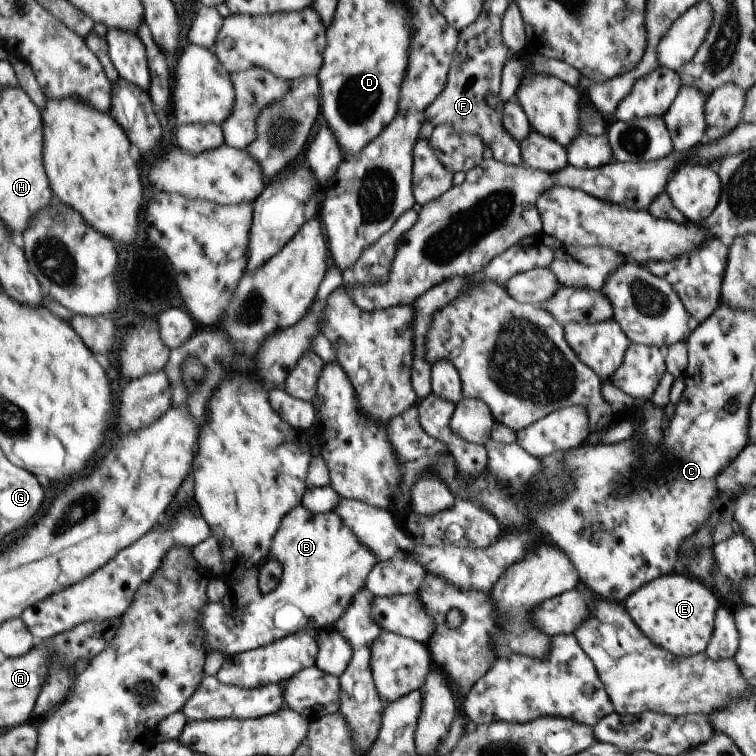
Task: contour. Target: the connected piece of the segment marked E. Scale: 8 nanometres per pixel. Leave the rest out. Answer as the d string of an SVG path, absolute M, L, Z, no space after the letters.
M676 570L640 586L622 604L641 634L673 656L687 658L703 653L713 632L719 600L713 589L689 574Z

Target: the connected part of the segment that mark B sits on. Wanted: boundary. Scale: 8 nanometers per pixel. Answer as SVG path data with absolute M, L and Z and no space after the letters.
M297 505L289 510L280 520L279 526L271 540L269 558L278 560L283 567L277 588L269 594L260 594L257 588L257 570L251 571L251 576L243 580L234 589L217 602L207 602L199 610L199 628L203 630L203 650L206 654L219 652L221 656L232 656L260 646L265 646L274 640L291 635L300 630L329 628L337 618L341 618L343 610L351 604L353 596L363 590L365 581L372 565L377 558L372 556L369 548L365 548L355 538L355 534L341 524L341 518L333 511L321 514L311 514L307 508Z

